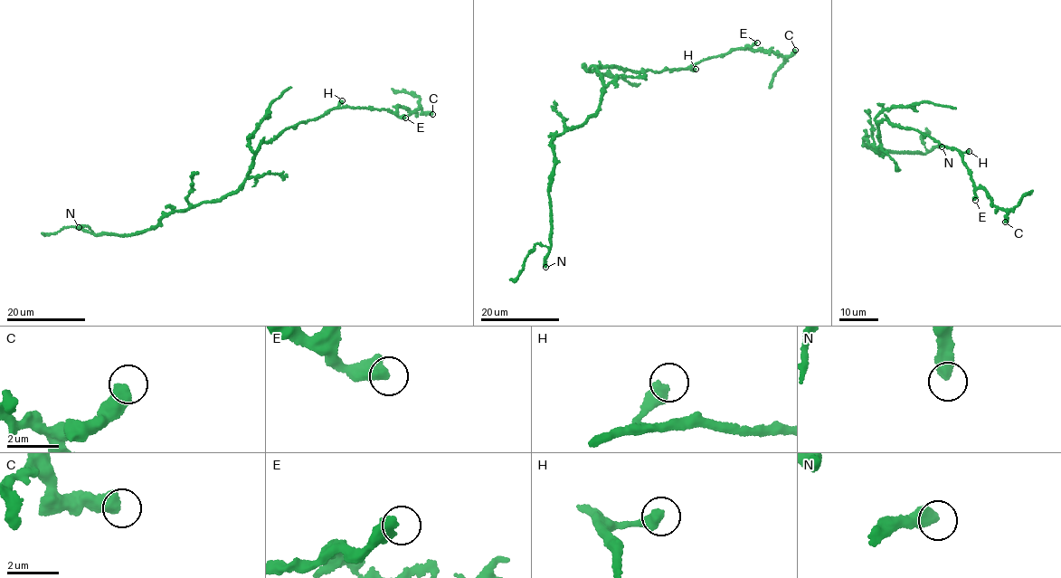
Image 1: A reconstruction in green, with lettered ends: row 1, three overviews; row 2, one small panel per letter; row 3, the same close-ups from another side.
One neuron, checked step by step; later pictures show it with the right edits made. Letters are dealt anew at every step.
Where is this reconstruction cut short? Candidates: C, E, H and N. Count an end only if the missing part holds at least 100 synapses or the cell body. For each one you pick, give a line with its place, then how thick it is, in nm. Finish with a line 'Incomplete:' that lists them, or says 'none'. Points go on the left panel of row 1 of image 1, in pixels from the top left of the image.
N: (79, 227) | 440 nm
Incomplete: N

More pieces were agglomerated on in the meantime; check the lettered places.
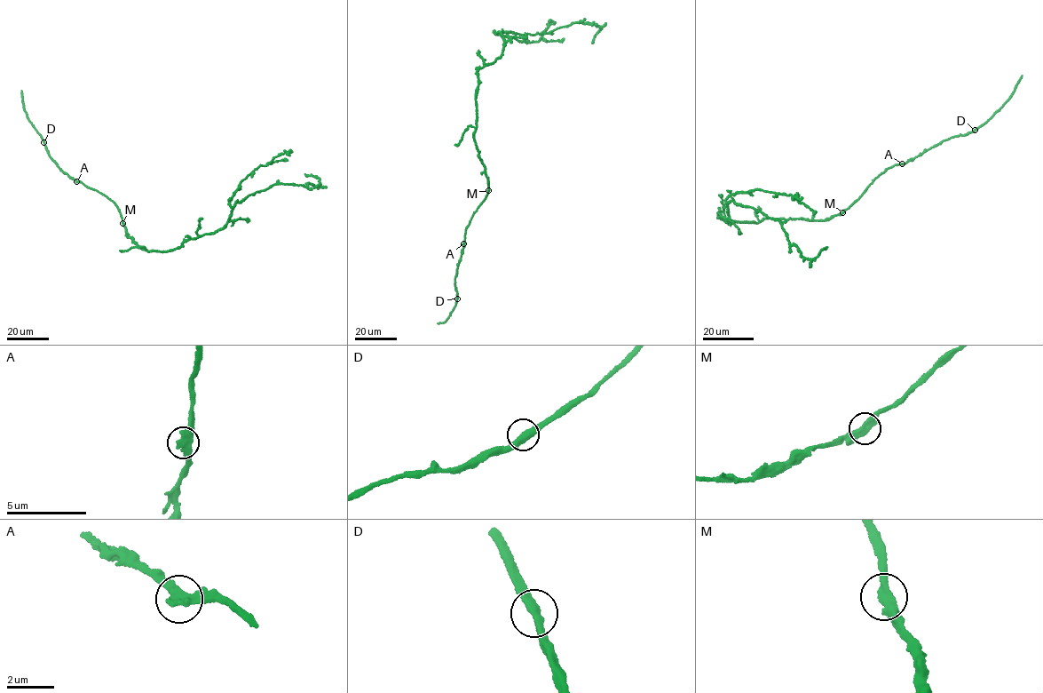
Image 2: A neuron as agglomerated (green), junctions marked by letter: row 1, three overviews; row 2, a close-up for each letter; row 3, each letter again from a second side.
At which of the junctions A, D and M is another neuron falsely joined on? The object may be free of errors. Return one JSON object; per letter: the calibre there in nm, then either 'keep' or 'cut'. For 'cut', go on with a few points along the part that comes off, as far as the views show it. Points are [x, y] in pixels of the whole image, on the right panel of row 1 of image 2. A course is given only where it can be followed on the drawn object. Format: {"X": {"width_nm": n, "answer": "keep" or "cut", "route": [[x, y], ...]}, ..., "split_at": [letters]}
{"A": {"width_nm": 420, "answer": "keep"}, "D": {"width_nm": 400, "answer": "keep"}, "M": {"width_nm": 480, "answer": "keep"}, "split_at": []}

